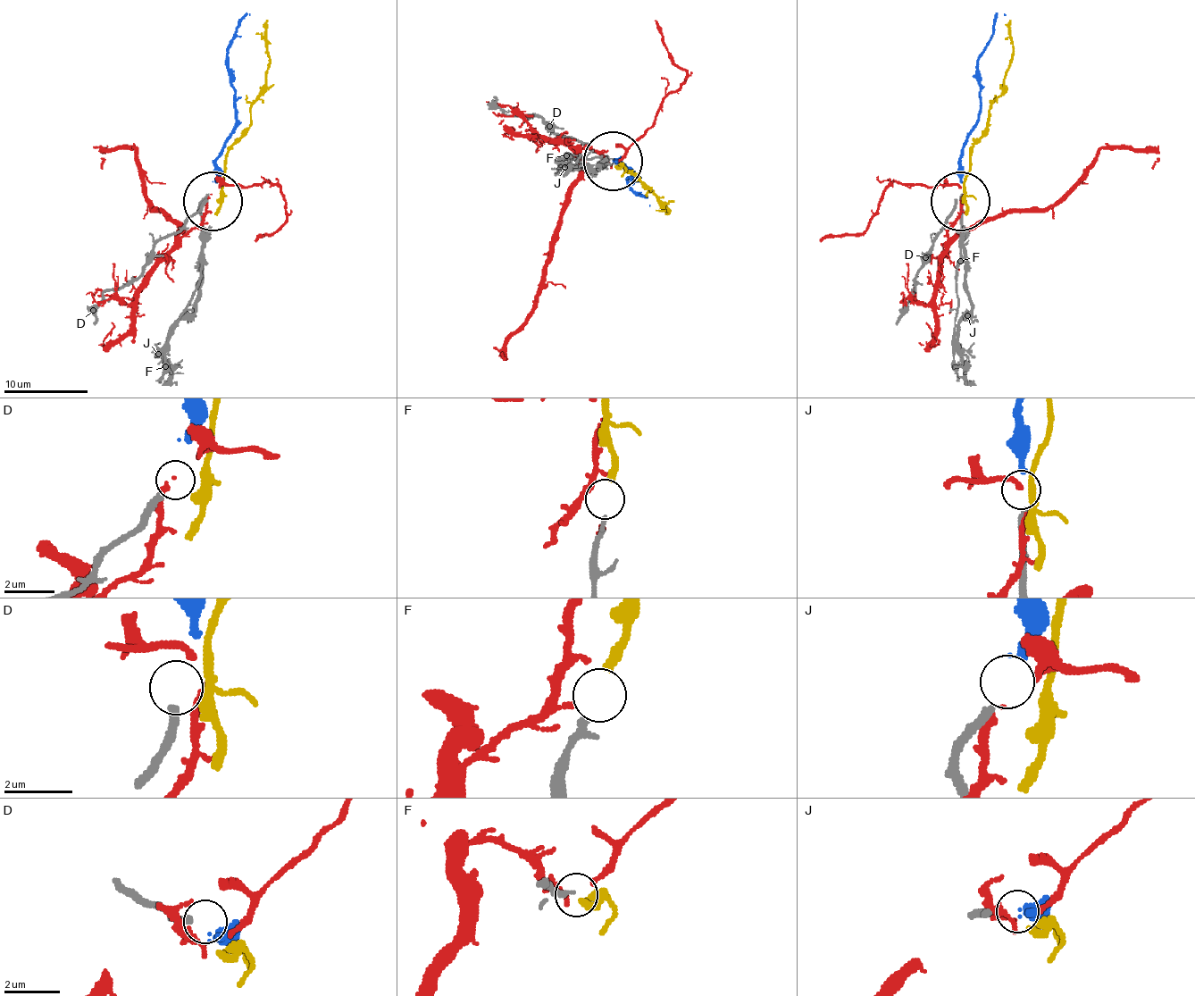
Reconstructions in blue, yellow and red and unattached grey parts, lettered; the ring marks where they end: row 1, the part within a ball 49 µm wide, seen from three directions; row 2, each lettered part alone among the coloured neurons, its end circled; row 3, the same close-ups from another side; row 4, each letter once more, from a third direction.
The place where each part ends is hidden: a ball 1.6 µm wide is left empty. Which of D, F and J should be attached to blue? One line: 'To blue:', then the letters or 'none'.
To blue: J

